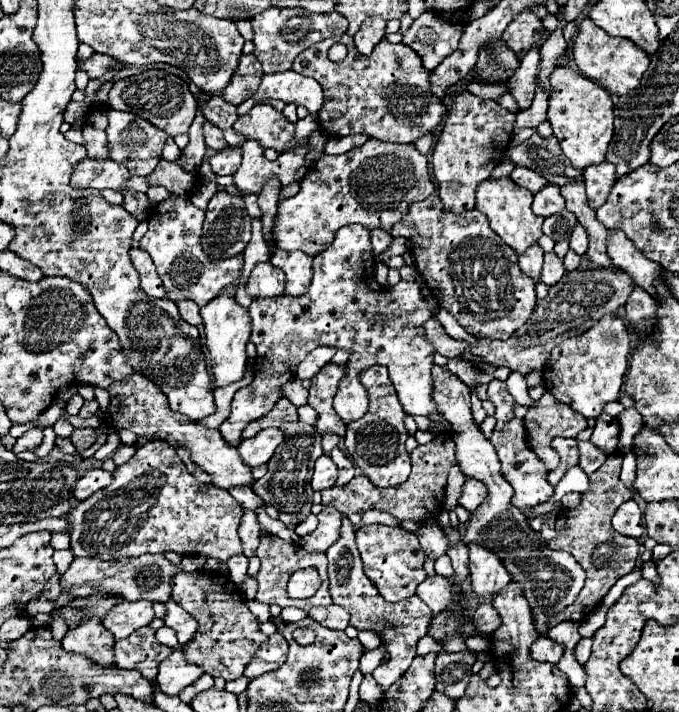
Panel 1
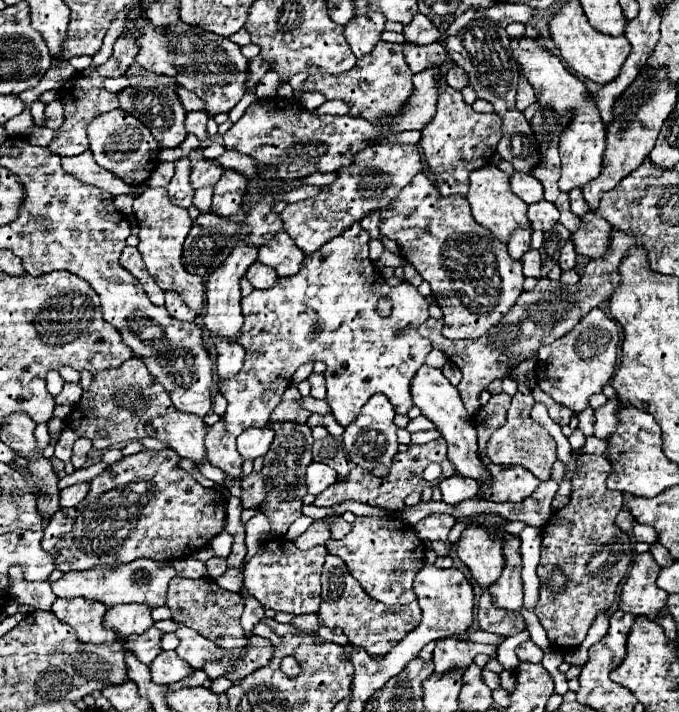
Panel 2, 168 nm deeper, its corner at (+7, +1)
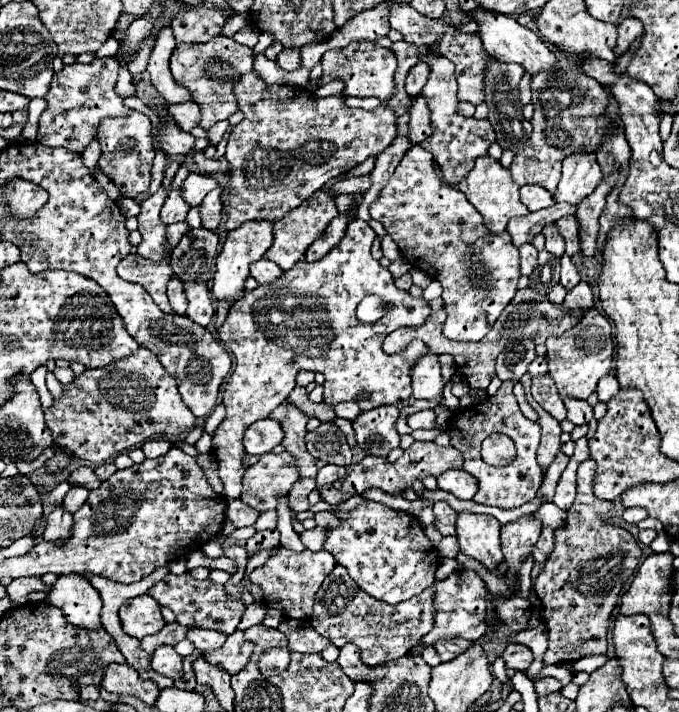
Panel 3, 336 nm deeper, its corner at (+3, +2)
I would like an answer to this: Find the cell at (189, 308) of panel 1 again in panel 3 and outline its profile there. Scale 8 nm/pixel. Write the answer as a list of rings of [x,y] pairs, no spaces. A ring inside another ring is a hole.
[[[173,276],[167,284],[167,296],[169,296],[169,304],[173,306],[173,310],[177,314],[185,314],[187,310],[187,298],[185,298],[185,290],[183,290],[183,282]]]

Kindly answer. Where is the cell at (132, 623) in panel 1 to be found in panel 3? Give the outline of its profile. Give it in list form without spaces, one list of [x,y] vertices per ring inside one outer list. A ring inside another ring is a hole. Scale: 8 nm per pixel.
[[[149,594],[127,600],[119,608],[119,618],[123,630],[139,640],[147,634],[157,634],[165,626],[165,620],[161,620],[161,606]]]

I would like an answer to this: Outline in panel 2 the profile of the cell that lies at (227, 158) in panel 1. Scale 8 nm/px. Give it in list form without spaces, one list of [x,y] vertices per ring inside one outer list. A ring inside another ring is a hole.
[[[201,159],[191,169],[191,183],[195,189],[203,185],[215,185],[223,175],[223,167],[217,165],[213,159]]]

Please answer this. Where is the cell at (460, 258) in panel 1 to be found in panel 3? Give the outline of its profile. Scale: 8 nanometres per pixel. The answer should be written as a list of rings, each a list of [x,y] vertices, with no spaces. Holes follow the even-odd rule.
[[[415,144],[399,162],[391,180],[379,192],[379,198],[371,204],[369,214],[373,220],[379,220],[387,234],[397,242],[401,256],[417,270],[425,272],[431,278],[437,278],[443,286],[443,302],[447,310],[447,320],[443,324],[443,334],[451,340],[471,340],[477,342],[493,328],[499,314],[513,300],[519,280],[519,250],[513,246],[509,232],[493,234],[483,224],[481,214],[469,204],[467,196],[455,186],[441,184],[441,178],[435,172],[433,156],[429,150]]]

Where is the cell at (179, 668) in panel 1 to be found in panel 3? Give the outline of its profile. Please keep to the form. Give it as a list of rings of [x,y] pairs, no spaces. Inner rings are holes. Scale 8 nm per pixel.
[[[159,646],[151,654],[151,666],[155,672],[173,680],[183,676],[183,658],[171,646]]]

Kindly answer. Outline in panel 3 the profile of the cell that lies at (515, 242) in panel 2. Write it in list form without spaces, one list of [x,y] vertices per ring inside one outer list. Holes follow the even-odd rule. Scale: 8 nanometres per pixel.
[[[559,202],[559,204],[553,204],[551,208],[541,210],[541,212],[531,212],[523,218],[511,218],[507,224],[507,232],[511,234],[513,244],[519,248],[521,244],[531,242],[533,236],[543,230],[543,226],[547,226],[549,222],[556,222],[563,216],[575,214],[575,210],[577,210],[575,206]]]

